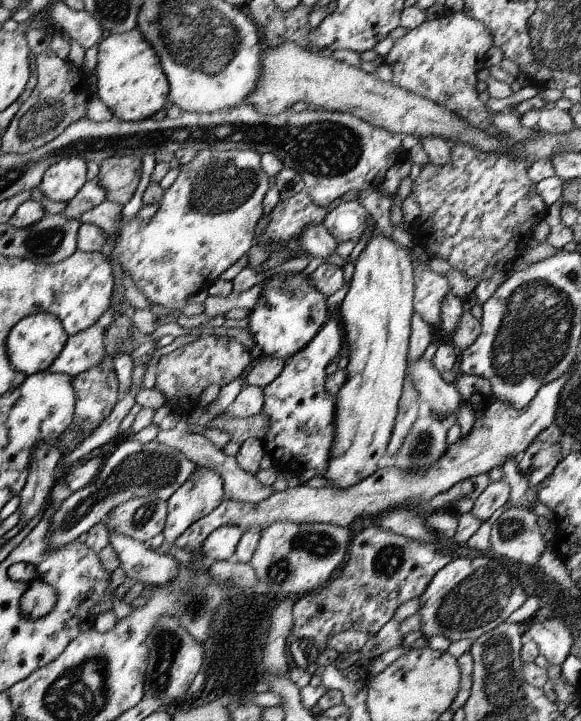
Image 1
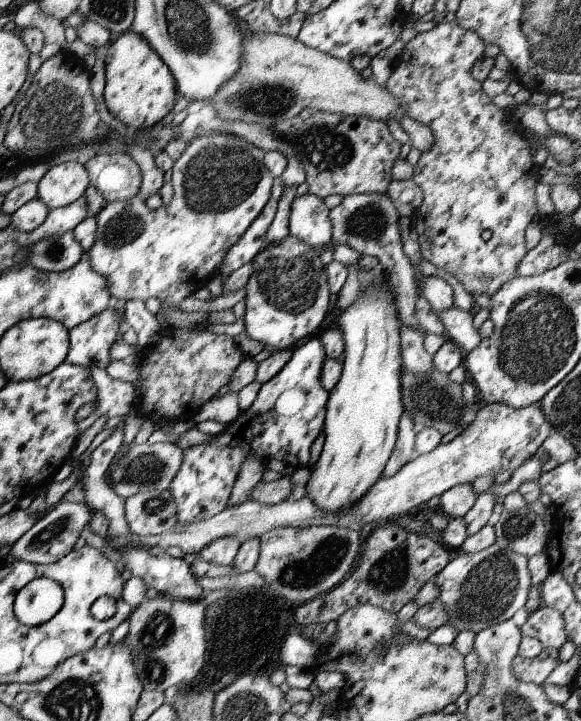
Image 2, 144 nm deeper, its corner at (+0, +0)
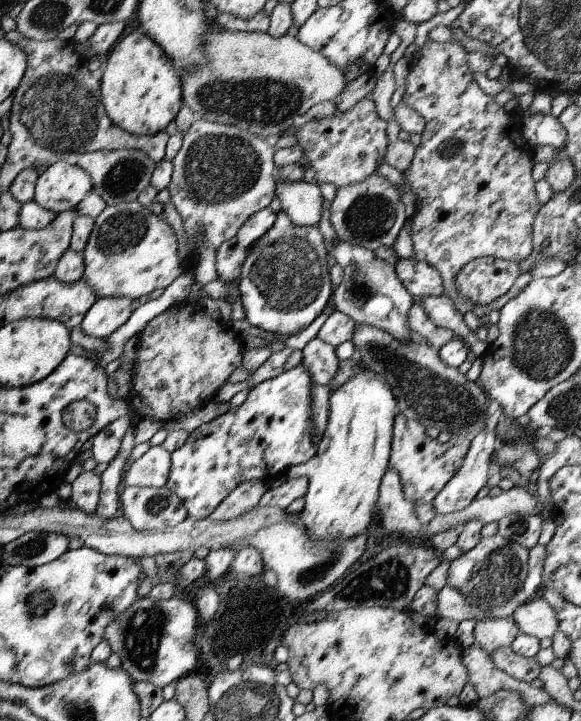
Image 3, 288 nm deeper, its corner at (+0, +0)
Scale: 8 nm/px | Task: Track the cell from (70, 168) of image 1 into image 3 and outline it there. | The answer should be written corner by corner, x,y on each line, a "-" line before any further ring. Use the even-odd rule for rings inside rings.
65,160
55,162
43,170
35,182
33,202
51,210
55,214
75,210
85,194
91,190
89,174
75,166
69,166

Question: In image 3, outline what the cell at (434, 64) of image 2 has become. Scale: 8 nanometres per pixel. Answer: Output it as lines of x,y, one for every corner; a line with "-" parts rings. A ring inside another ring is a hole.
457,40
437,44
425,42
421,48
419,60
411,64
411,72
405,78
405,94
403,100
407,108
413,108
421,118
425,118
425,128
421,132
421,142
415,148
413,160
403,174
411,192
417,198
415,214
411,216
411,240
413,240
413,258
415,262
427,262
431,268
439,272
443,294
447,296
455,310
465,314
471,310
477,318
489,316
493,310
501,310
503,304
519,296
525,286
533,280
529,272
523,272
511,288
497,300
487,306
473,306
465,300
455,288
455,276
459,270
473,262
475,258
501,258
509,262
523,262
533,250
533,220
539,212
539,202
535,198
531,168
531,146
523,140
521,132
513,132
509,128
509,114
493,102
493,96
481,92
481,88
471,78
471,70
467,68
467,52
459,46

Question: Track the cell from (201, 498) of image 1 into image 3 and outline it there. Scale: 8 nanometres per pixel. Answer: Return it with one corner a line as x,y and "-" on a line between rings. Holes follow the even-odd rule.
301,364
289,372
283,372
277,378
265,380
249,390
247,400
241,406
229,408
223,416
207,424
201,424
201,428
195,428
187,436
187,440
175,452
171,452
171,472
165,486
177,498
181,498
189,518
197,520
207,518
219,506
219,502
223,502
223,498
227,498
227,494
231,494
241,482
263,482
265,488
269,488
273,482
285,478
287,470
291,470
293,466
301,466
315,456
317,448
313,446
309,434
311,432
309,384
313,384
313,380
301,368

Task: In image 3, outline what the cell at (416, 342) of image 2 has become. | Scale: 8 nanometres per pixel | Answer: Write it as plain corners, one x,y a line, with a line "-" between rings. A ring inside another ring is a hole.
335,240
329,248
327,256
335,258
335,262
343,268
343,278
339,286
333,288
331,304
335,310
347,314
357,324
369,324
383,332
389,332
395,336
395,340
411,342
409,338
409,326
407,326
407,312
413,306
413,296
403,288
395,274
395,266
389,260
379,260
373,256
371,250
363,246
353,246
351,242

